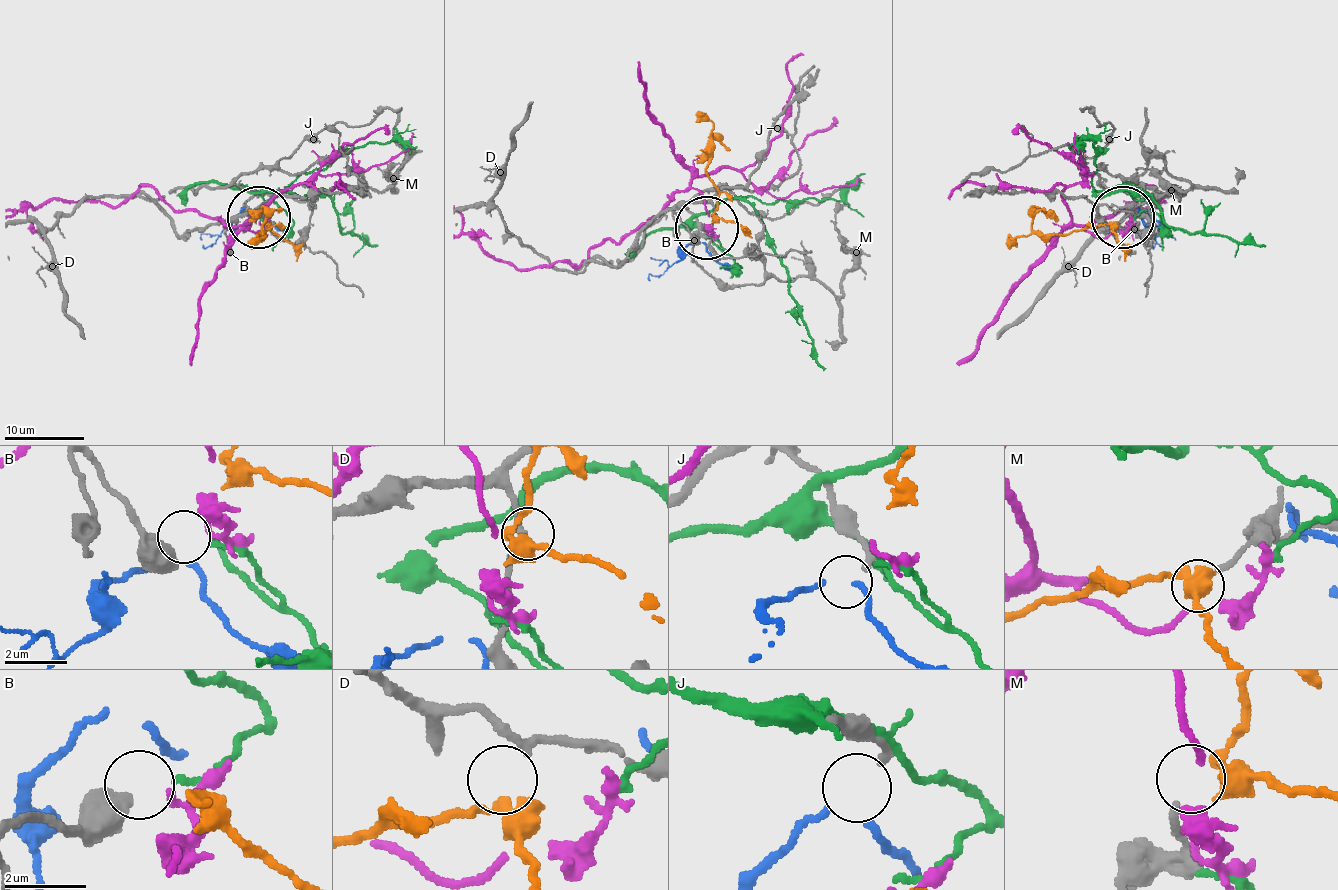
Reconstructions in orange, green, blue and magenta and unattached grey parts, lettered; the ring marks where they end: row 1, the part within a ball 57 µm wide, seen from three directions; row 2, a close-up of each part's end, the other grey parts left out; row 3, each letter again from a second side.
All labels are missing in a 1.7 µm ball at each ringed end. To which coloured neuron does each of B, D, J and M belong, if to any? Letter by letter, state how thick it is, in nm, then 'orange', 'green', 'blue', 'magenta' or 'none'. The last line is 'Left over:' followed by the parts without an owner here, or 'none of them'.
B: 700 nm thick; green
D: 200 nm thick; none
J: 190 nm thick; blue
M: 190 nm thick; none
Left over: D, M

